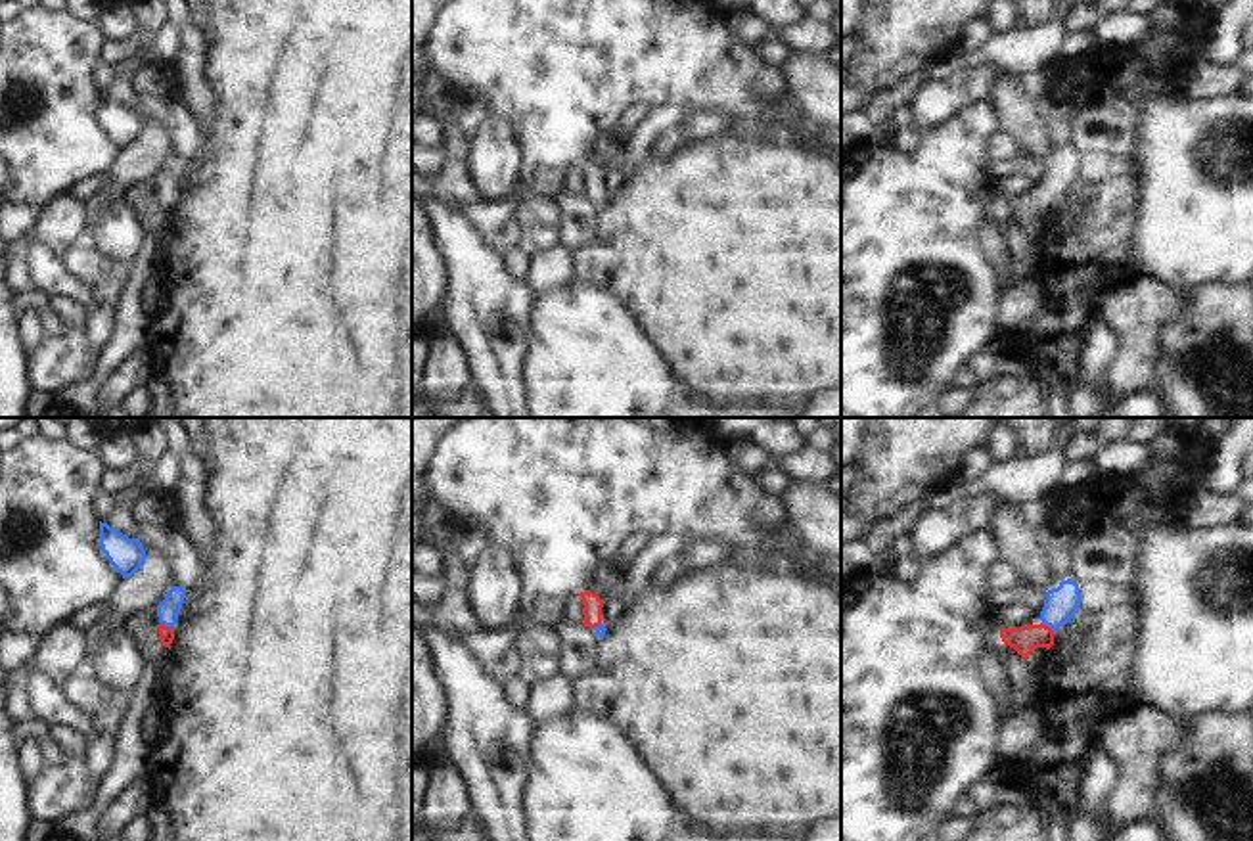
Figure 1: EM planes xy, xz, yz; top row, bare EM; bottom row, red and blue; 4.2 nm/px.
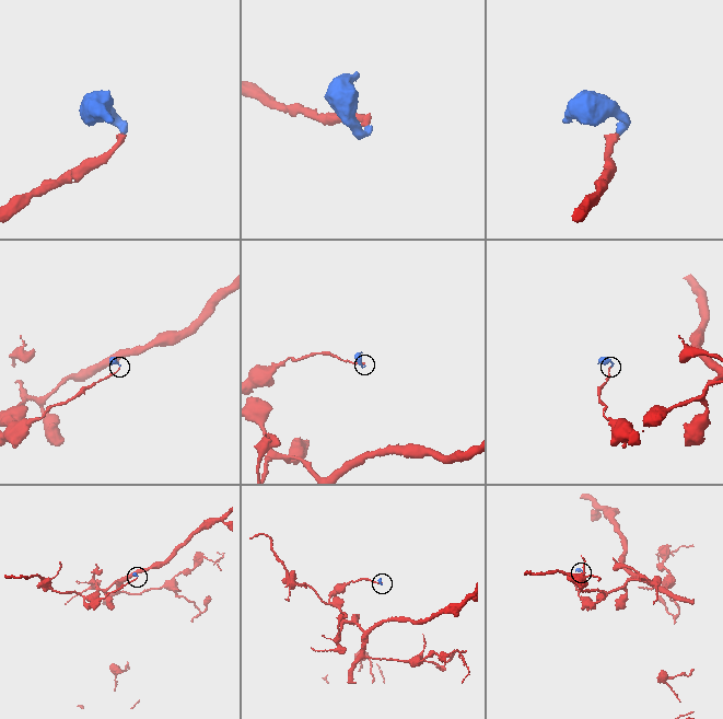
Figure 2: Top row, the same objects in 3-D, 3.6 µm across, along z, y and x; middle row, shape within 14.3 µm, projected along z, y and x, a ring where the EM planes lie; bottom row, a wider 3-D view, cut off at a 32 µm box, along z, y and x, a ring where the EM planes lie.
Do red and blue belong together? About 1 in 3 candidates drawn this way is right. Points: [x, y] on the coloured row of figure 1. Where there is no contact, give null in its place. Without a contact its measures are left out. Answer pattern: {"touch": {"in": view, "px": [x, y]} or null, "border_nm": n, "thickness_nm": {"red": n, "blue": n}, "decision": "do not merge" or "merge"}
{"touch": {"in": "xy", "px": [167, 627]}, "border_nm": 60, "thickness_nm": {"red": 60, "blue": 90}, "decision": "merge"}

